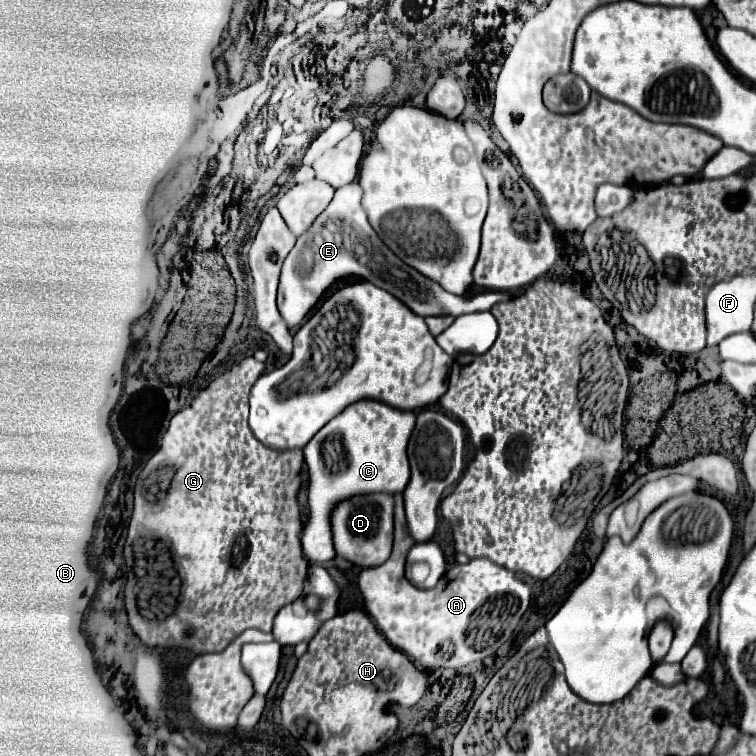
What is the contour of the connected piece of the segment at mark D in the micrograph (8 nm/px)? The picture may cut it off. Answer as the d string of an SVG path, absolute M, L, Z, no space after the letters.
M366 494L338 504L332 512L332 532L334 548L340 558L346 558L360 568L382 566L382 562L386 562L392 554L394 498L390 494Z

